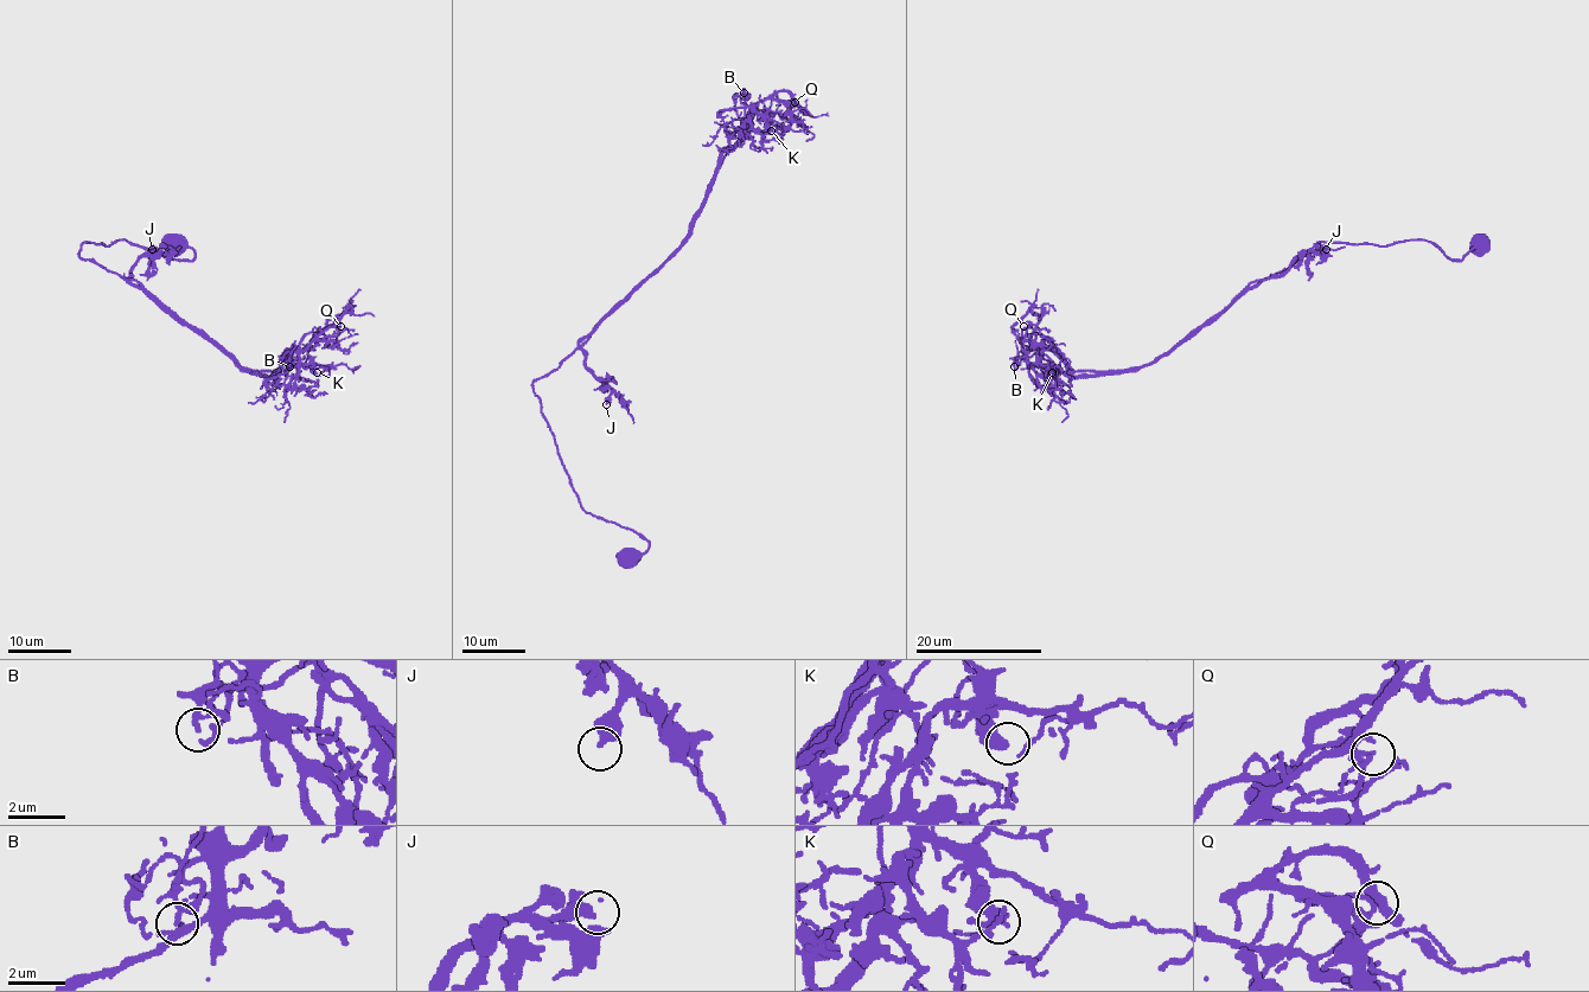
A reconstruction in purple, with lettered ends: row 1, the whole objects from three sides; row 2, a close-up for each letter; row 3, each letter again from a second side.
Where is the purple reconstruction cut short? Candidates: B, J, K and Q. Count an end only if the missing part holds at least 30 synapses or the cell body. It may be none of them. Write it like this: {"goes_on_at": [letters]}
{"goes_on_at": ["J"]}

